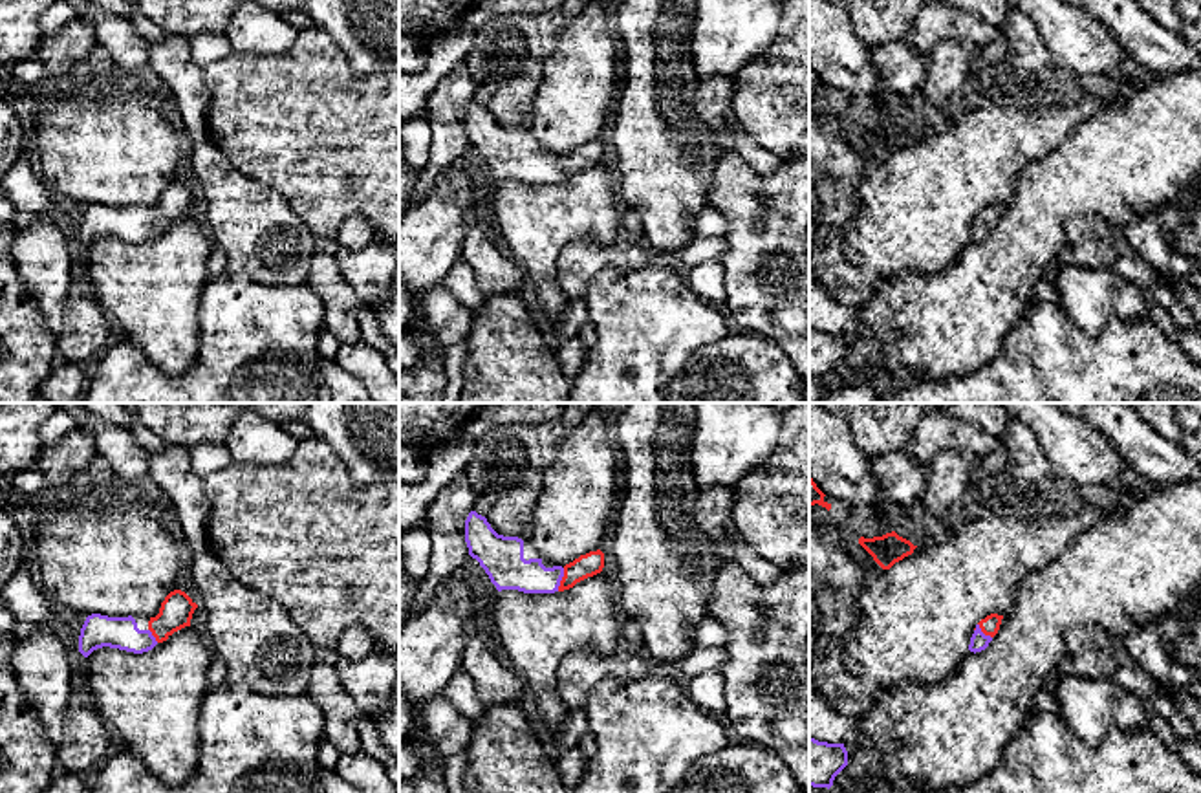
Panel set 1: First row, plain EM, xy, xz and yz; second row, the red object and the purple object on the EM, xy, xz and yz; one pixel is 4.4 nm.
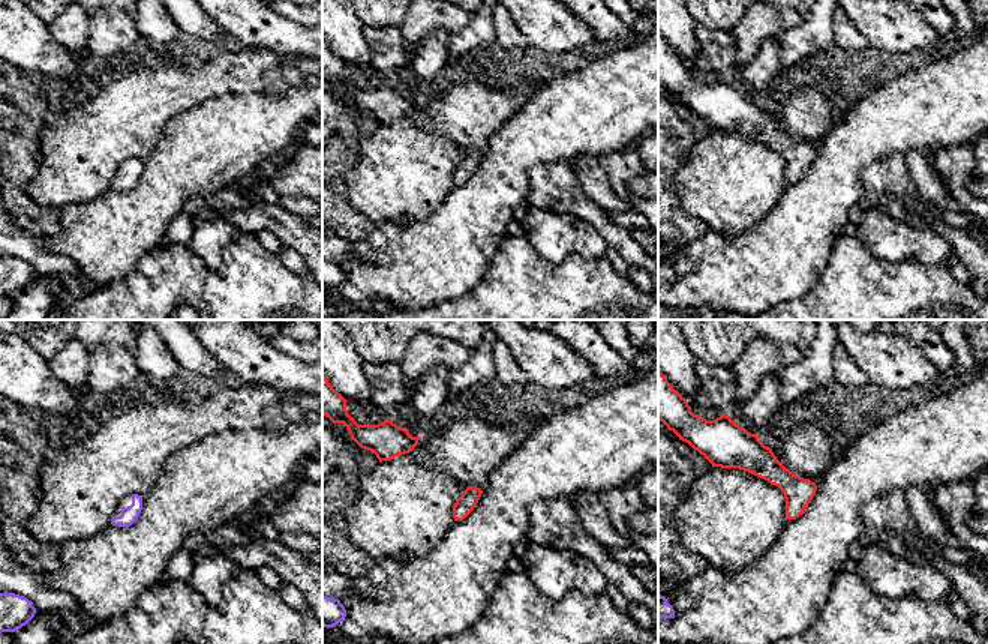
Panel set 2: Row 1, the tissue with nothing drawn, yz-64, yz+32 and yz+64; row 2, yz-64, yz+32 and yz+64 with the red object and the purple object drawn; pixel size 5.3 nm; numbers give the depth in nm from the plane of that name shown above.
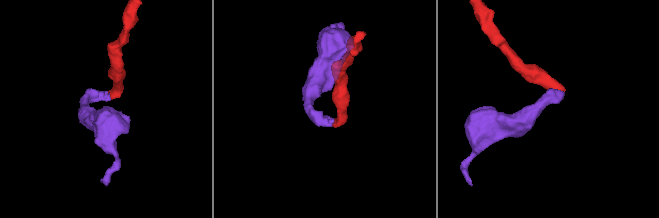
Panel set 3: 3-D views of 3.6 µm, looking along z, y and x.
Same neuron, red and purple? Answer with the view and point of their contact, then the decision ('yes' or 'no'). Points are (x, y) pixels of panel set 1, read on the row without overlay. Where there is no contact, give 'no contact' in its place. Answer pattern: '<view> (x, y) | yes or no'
xz (562, 169) | yes

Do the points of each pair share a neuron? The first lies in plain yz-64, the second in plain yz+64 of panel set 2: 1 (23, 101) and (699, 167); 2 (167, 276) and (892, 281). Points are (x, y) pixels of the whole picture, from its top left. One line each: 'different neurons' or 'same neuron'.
1: different neurons
2: same neuron

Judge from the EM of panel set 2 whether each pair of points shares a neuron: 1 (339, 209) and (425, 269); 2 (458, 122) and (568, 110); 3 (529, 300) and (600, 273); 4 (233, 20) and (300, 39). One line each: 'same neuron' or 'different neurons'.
1: different neurons
2: different neurons
3: same neuron
4: same neuron

